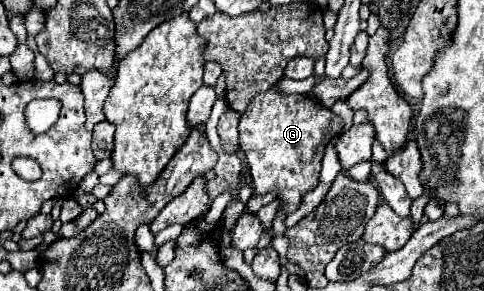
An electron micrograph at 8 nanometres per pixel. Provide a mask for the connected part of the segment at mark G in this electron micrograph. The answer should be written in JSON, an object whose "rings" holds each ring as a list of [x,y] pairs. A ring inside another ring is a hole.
{"rings":[[[273,88],[257,96],[239,120],[239,148],[247,156],[253,196],[275,192],[279,212],[295,212],[303,196],[317,186],[323,150],[329,138],[341,128],[343,122],[339,116],[335,116],[329,108],[311,102],[311,98],[303,94],[283,96]]]}

